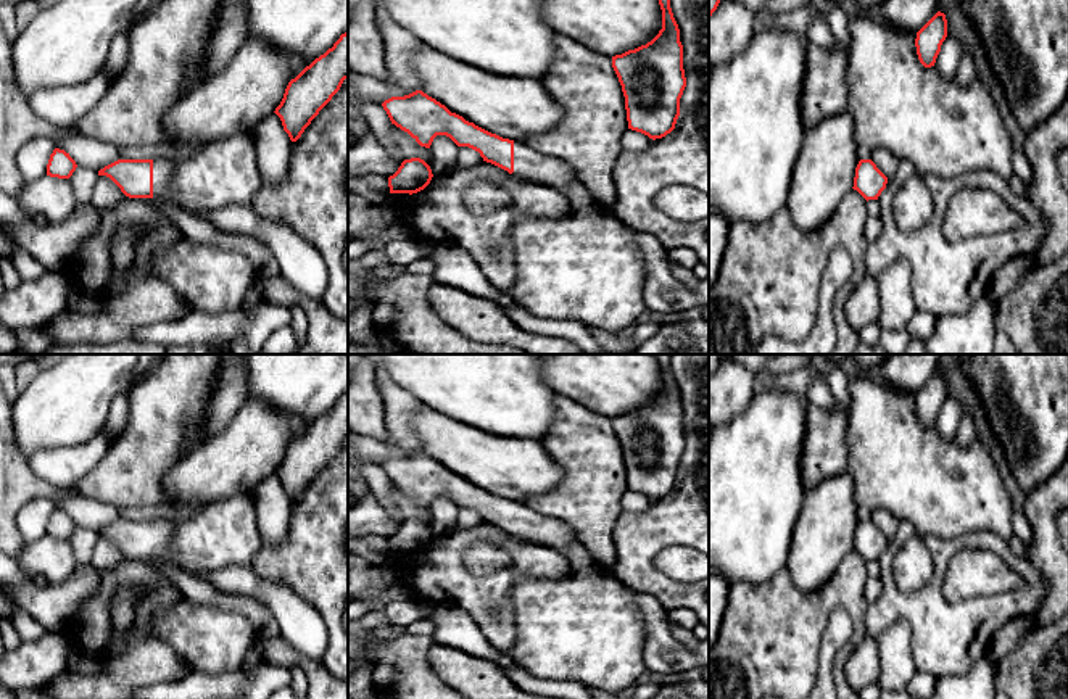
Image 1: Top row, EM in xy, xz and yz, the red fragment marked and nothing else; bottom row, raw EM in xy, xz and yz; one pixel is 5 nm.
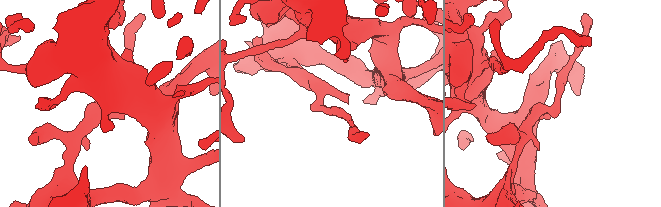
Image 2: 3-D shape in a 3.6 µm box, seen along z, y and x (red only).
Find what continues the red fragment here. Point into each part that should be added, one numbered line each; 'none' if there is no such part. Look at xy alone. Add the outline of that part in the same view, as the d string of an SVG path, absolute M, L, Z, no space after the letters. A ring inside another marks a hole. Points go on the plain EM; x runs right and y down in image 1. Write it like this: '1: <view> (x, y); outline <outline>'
1: xy (163, 532); outline M153 520L153 559L166 556L176 531L177 525L166 520Z

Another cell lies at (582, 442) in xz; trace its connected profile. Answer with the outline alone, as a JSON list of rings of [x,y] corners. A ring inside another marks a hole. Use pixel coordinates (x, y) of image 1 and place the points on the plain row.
[[[562,395],[556,409],[556,420],[540,441],[564,475],[551,493],[528,496],[525,504],[565,522],[601,567],[614,569],[612,530],[628,482],[612,419]]]

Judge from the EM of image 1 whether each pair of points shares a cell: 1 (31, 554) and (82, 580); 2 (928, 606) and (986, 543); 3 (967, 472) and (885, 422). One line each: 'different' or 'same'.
1: different
2: same
3: same

